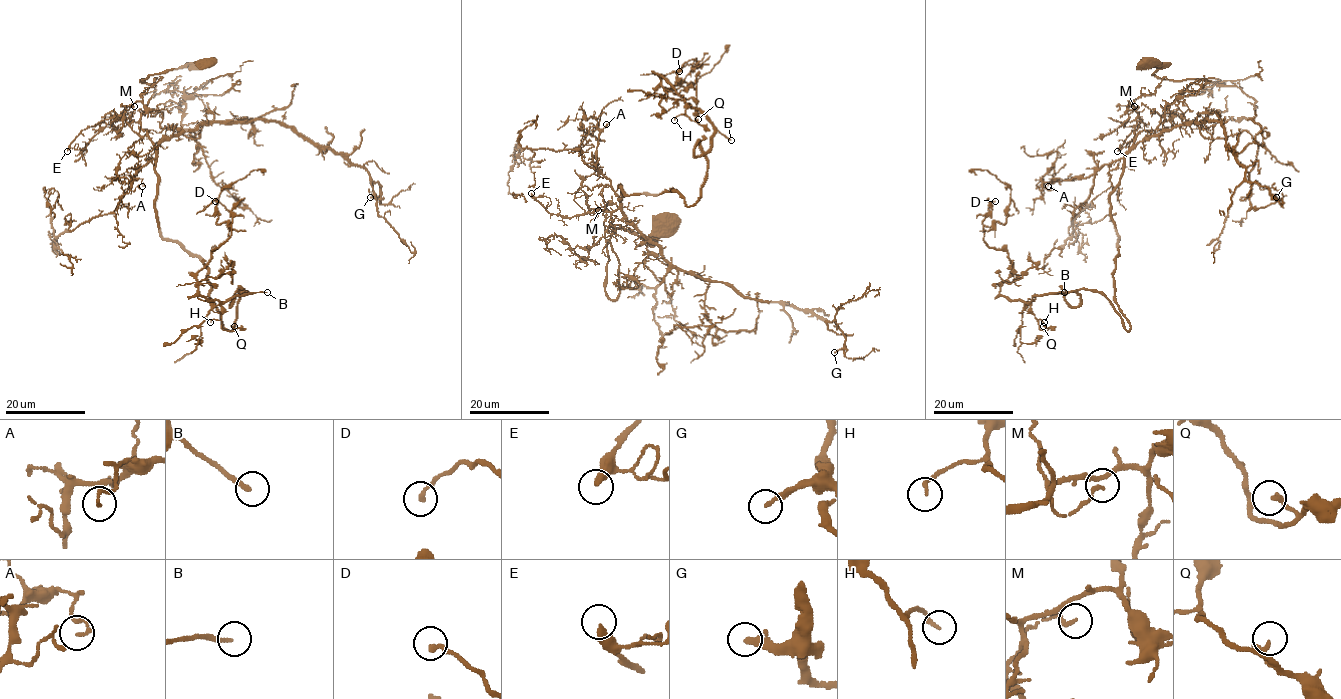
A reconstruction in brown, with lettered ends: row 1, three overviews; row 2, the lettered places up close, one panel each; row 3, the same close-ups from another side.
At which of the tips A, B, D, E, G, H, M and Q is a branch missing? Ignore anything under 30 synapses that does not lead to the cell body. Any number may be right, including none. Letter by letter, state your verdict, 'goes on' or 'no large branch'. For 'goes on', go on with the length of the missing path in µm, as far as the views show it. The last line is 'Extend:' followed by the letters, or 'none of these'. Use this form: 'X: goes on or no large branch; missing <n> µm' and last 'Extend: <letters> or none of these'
A: no large branch
B: goes on; missing 35 µm
D: no large branch
E: no large branch
G: goes on; missing 45 µm
H: no large branch
M: no large branch
Q: no large branch
Extend: B, G

